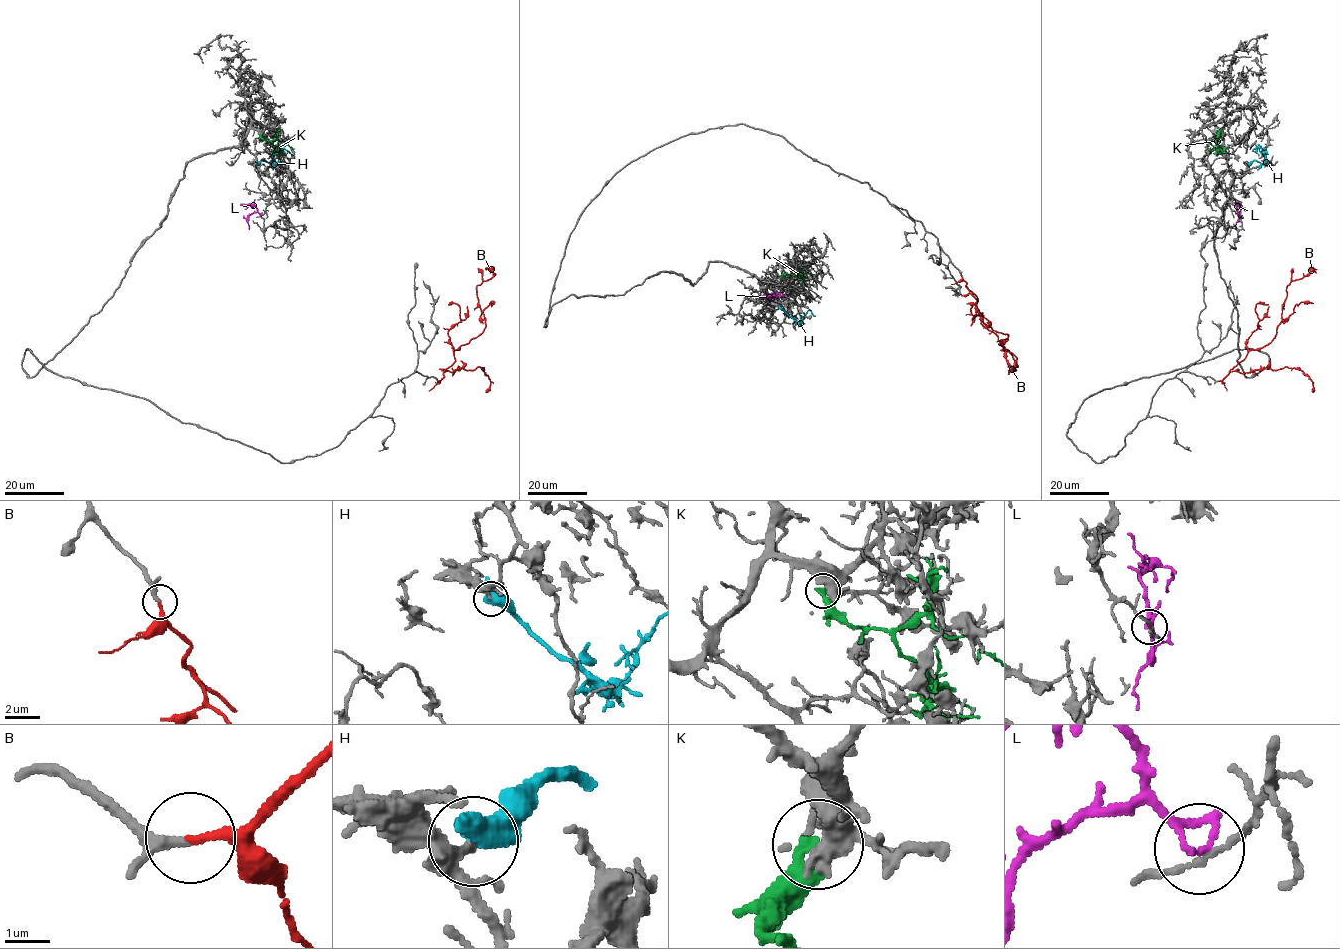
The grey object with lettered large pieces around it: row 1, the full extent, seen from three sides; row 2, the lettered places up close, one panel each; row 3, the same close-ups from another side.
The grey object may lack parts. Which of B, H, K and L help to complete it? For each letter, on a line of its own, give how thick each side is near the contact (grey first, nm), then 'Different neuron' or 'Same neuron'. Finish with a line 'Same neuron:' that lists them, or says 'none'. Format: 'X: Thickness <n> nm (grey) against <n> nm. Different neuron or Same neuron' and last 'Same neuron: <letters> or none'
B: Thickness 190 nm (grey) against 220 nm. Same neuron
H: Thickness 220 nm (grey) against 500 nm. Different neuron
K: Thickness 460 nm (grey) against 300 nm. Different neuron
L: Thickness 130 nm (grey) against 180 nm. Different neuron
Same neuron: B

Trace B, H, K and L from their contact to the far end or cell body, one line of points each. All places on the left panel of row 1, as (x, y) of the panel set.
B: (439, 380), (455, 361), (455, 350), (476, 338), (485, 327), (476, 286), (493, 275), (491, 270), (485, 269)
H: (256, 164), (262, 161), (273, 163), (273, 152), (283, 147), (293, 155)
K: (259, 134), (264, 139), (277, 138), (293, 148)
L: (261, 215), (255, 212), (248, 217), (248, 229)

